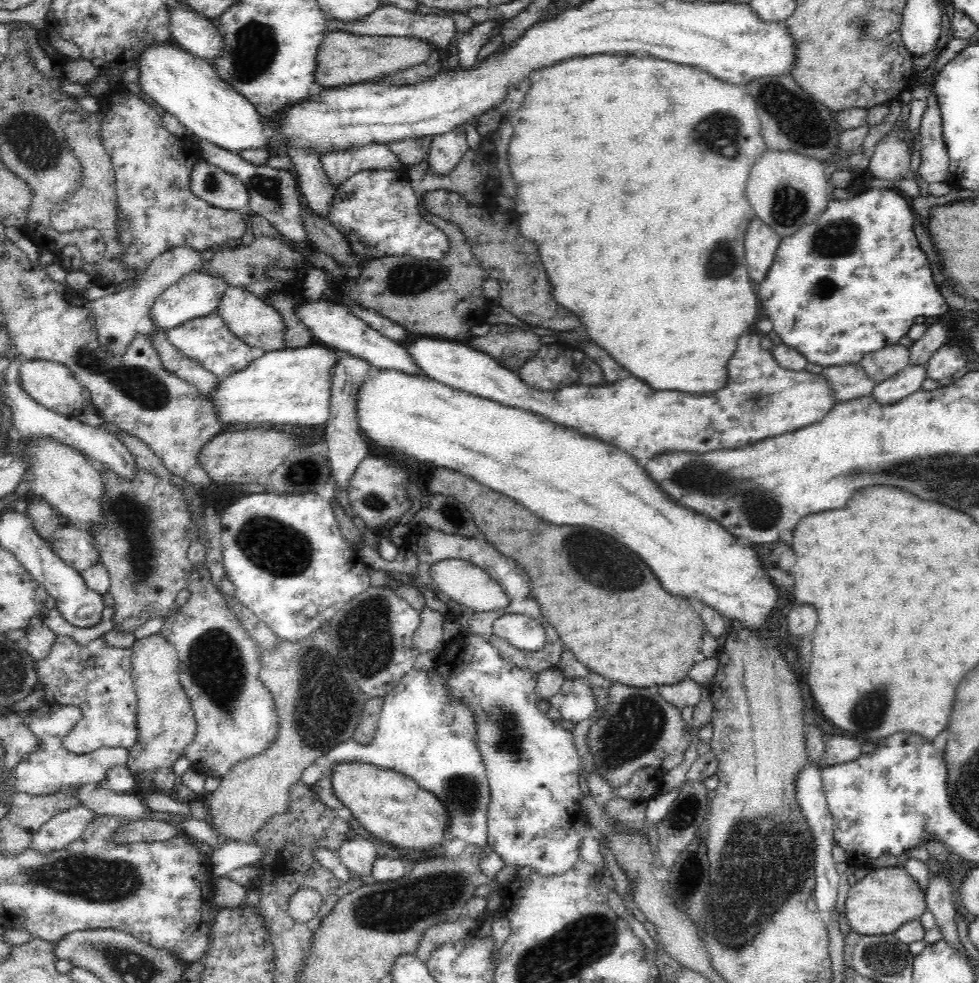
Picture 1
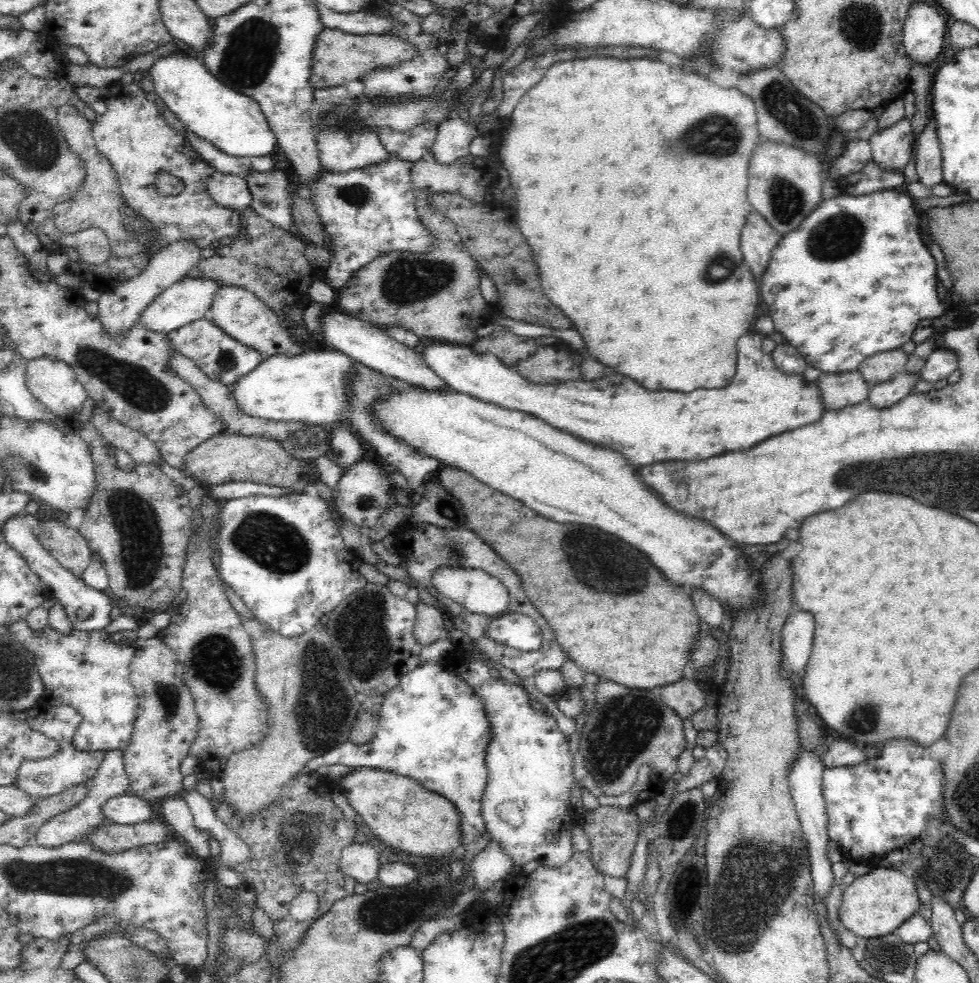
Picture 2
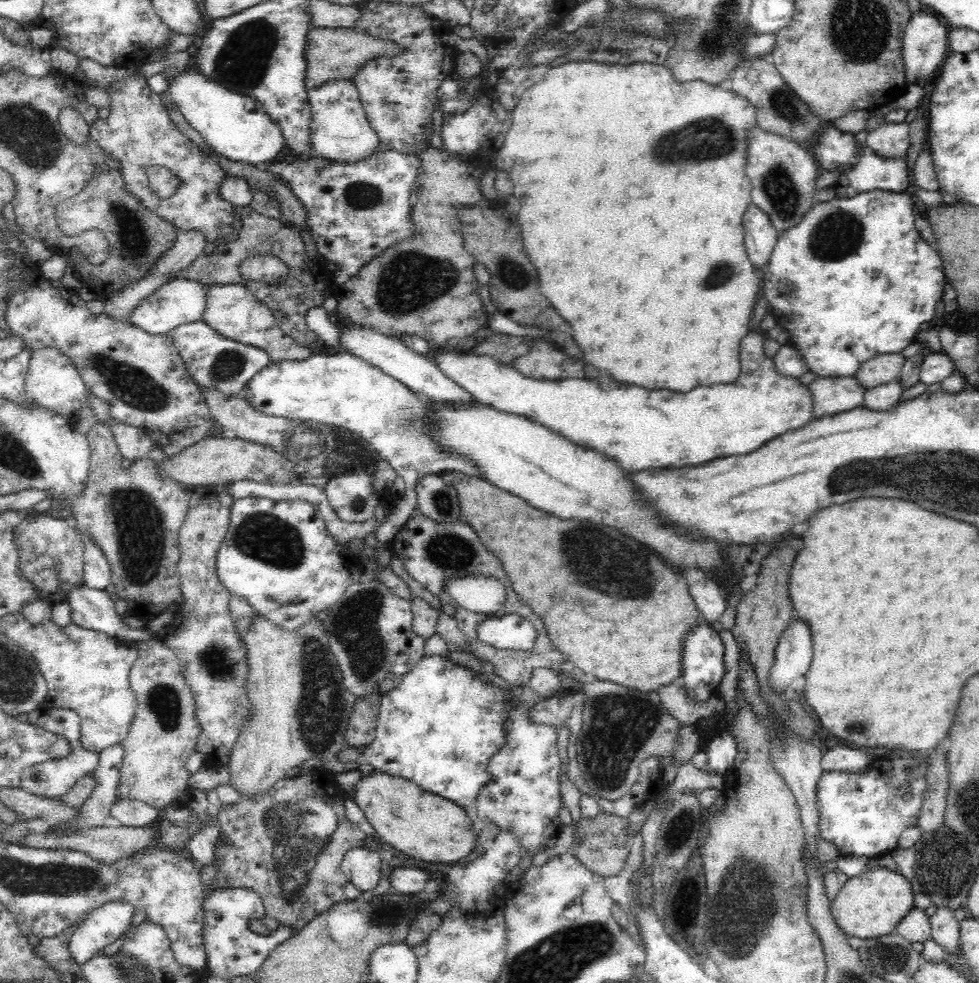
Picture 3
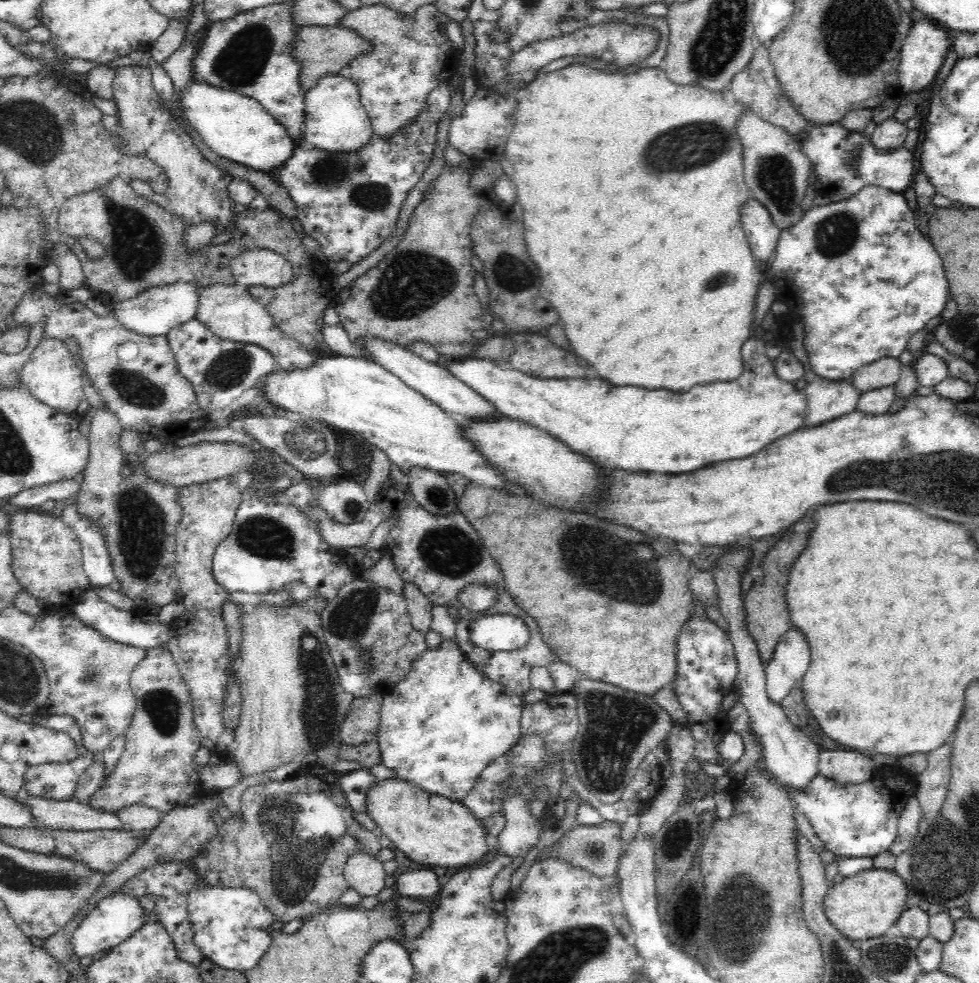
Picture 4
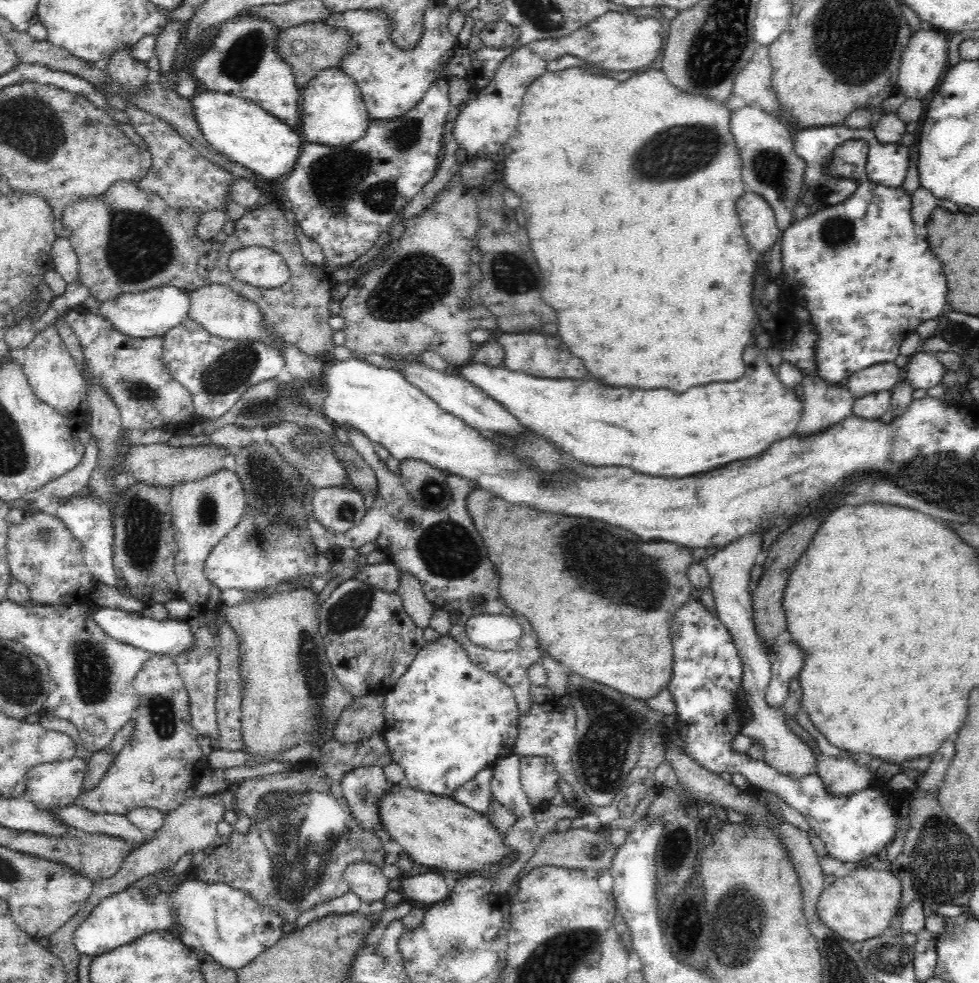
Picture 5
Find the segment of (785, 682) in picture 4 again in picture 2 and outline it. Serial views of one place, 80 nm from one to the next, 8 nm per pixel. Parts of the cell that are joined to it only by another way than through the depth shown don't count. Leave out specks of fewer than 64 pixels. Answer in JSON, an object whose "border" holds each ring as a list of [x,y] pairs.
{"border":[[[806,610],[790,613],[782,629],[783,672],[791,675],[805,670],[812,648],[814,635],[814,616],[808,616]]]}

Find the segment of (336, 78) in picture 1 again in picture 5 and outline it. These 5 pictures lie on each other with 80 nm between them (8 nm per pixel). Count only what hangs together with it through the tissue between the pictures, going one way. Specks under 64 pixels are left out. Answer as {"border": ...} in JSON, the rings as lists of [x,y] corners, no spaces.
{"border":[[[325,22],[291,25],[290,28],[279,30],[275,37],[275,52],[292,67],[296,84],[301,91],[323,69],[340,68],[344,53],[350,48],[350,34]]]}

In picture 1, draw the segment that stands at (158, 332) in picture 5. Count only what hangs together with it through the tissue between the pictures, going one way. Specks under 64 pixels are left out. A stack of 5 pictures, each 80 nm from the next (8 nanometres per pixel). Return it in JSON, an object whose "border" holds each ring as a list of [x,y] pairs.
{"border":[[[200,268],[194,269],[188,275],[183,276],[163,291],[153,303],[149,316],[155,322],[155,326],[163,331],[170,331],[172,328],[182,325],[188,320],[198,319],[218,312],[219,302],[230,287],[227,282],[220,278],[214,278],[209,274],[204,274]]]}

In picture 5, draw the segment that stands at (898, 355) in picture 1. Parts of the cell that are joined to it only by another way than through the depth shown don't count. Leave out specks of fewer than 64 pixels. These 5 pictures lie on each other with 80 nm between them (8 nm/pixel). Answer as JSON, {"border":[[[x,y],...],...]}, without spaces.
{"border":[[[893,361],[879,363],[855,372],[845,381],[845,384],[851,394],[858,399],[869,394],[891,390],[902,378],[903,369]]]}

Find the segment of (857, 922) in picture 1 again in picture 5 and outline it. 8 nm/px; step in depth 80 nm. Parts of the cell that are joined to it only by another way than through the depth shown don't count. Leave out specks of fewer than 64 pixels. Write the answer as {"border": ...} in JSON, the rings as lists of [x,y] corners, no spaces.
{"border":[[[860,867],[839,874],[839,879],[826,888],[818,899],[818,917],[828,929],[851,943],[880,936],[892,926],[900,913],[901,882],[885,867]]]}

